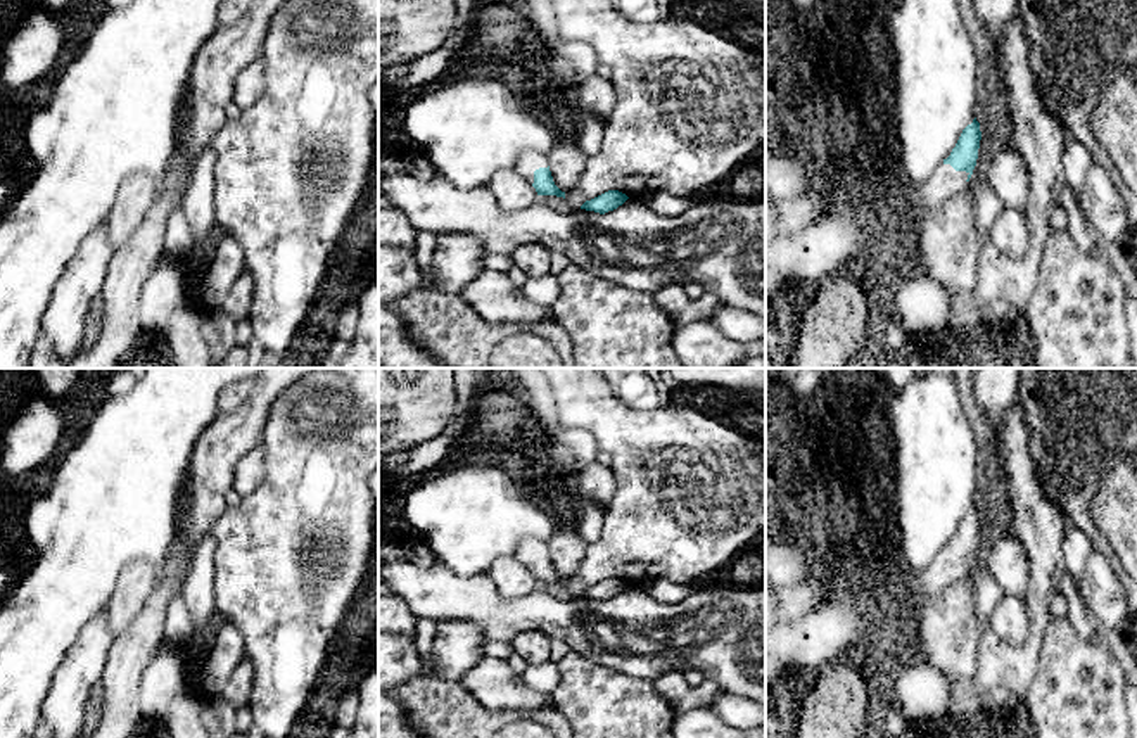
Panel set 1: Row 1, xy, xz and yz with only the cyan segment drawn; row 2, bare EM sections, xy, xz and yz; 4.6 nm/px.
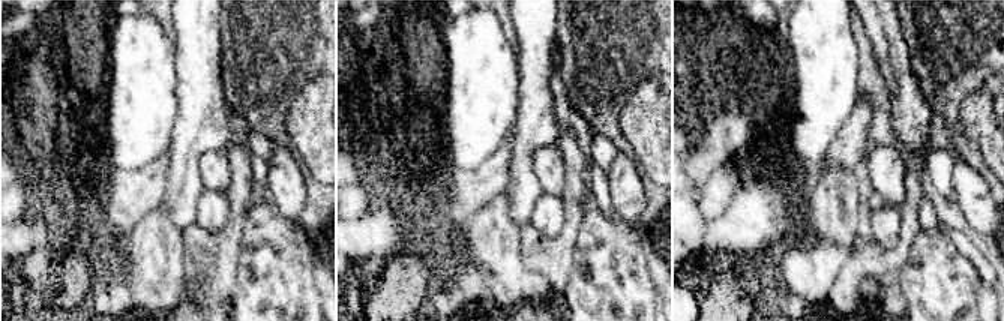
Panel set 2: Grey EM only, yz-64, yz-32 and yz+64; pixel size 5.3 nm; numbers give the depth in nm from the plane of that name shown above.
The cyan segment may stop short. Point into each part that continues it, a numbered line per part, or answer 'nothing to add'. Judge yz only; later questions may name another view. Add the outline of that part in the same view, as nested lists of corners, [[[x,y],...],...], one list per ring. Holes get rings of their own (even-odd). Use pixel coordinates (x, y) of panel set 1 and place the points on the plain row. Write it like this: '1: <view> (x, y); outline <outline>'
1: yz (920, 585); outline [[[950,551],[940,555],[926,569],[902,567],[902,584],[909,598],[905,619],[919,622],[924,605],[930,598],[945,591],[954,582],[961,581],[968,572],[966,558],[956,558]]]

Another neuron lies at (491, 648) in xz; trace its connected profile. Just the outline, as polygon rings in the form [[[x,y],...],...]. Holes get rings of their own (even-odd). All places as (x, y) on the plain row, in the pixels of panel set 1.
[[[486,639],[482,645],[482,650],[484,650],[484,655],[487,657],[508,660],[510,655],[513,653],[513,645]]]

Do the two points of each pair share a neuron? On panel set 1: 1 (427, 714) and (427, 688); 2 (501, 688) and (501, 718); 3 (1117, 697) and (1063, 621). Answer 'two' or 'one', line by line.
1: one
2: two
3: one

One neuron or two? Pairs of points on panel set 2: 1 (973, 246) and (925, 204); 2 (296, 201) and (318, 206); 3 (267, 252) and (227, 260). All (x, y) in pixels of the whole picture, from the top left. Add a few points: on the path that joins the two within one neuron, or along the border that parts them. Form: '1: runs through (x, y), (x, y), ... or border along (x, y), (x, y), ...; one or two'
1: runs through (958, 246), (953, 246), (928, 219); one
2: border along (306, 177), (306, 204), (299, 219); two
3: border along (243, 224), (237, 279), (231, 291); two

